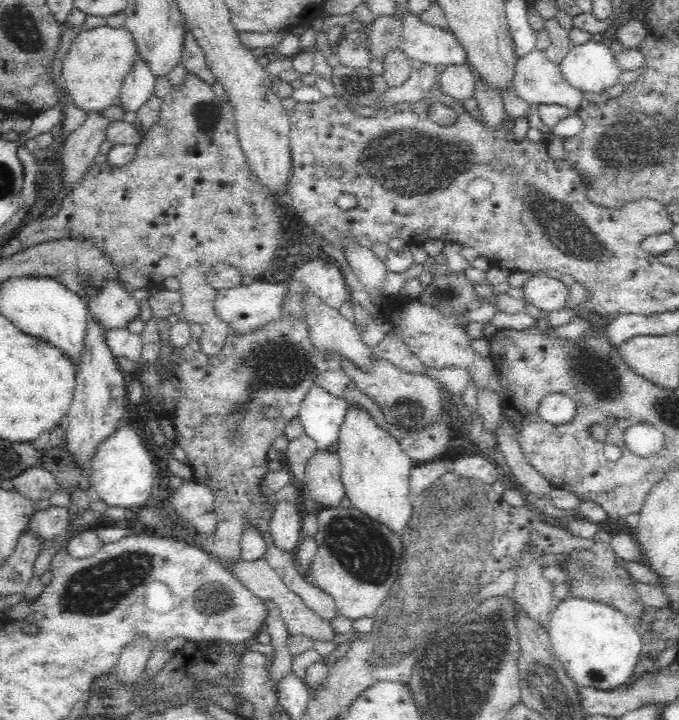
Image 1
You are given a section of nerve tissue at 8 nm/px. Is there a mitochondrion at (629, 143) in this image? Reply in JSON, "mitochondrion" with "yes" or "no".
{"mitochondrion":"yes"}

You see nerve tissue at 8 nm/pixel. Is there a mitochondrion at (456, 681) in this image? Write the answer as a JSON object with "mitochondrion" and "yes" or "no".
{"mitochondrion":"yes"}

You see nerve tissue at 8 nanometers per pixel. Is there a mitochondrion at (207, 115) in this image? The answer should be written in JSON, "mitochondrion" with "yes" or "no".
{"mitochondrion":"yes"}

